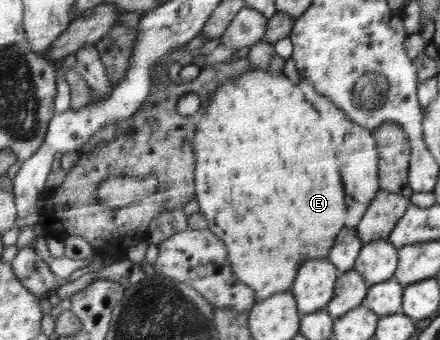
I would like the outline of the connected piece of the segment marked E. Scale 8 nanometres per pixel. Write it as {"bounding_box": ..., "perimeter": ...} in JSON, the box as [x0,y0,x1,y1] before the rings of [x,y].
{"bounding_box":[195,67,345,302],"perimeter":[[[252,67],[245,75],[224,81],[222,87],[219,87],[215,93],[216,96],[211,101],[211,105],[207,105],[207,109],[202,111],[202,116],[207,117],[207,121],[203,121],[203,129],[199,129],[199,147],[195,145],[195,149],[199,149],[199,197],[196,197],[196,200],[199,203],[199,211],[208,221],[207,228],[223,243],[227,241],[225,245],[227,249],[231,249],[231,253],[228,251],[228,257],[234,274],[239,281],[251,286],[251,289],[257,293],[257,302],[262,302],[269,296],[289,290],[300,268],[299,265],[302,265],[303,261],[327,258],[331,247],[335,245],[335,237],[345,225],[343,223],[345,193],[343,193],[343,183],[339,175],[339,161],[337,161],[337,153],[333,151],[329,131],[319,119],[319,115],[323,117],[323,113],[318,112],[319,105],[313,105],[307,100],[301,89],[285,74]]]}

